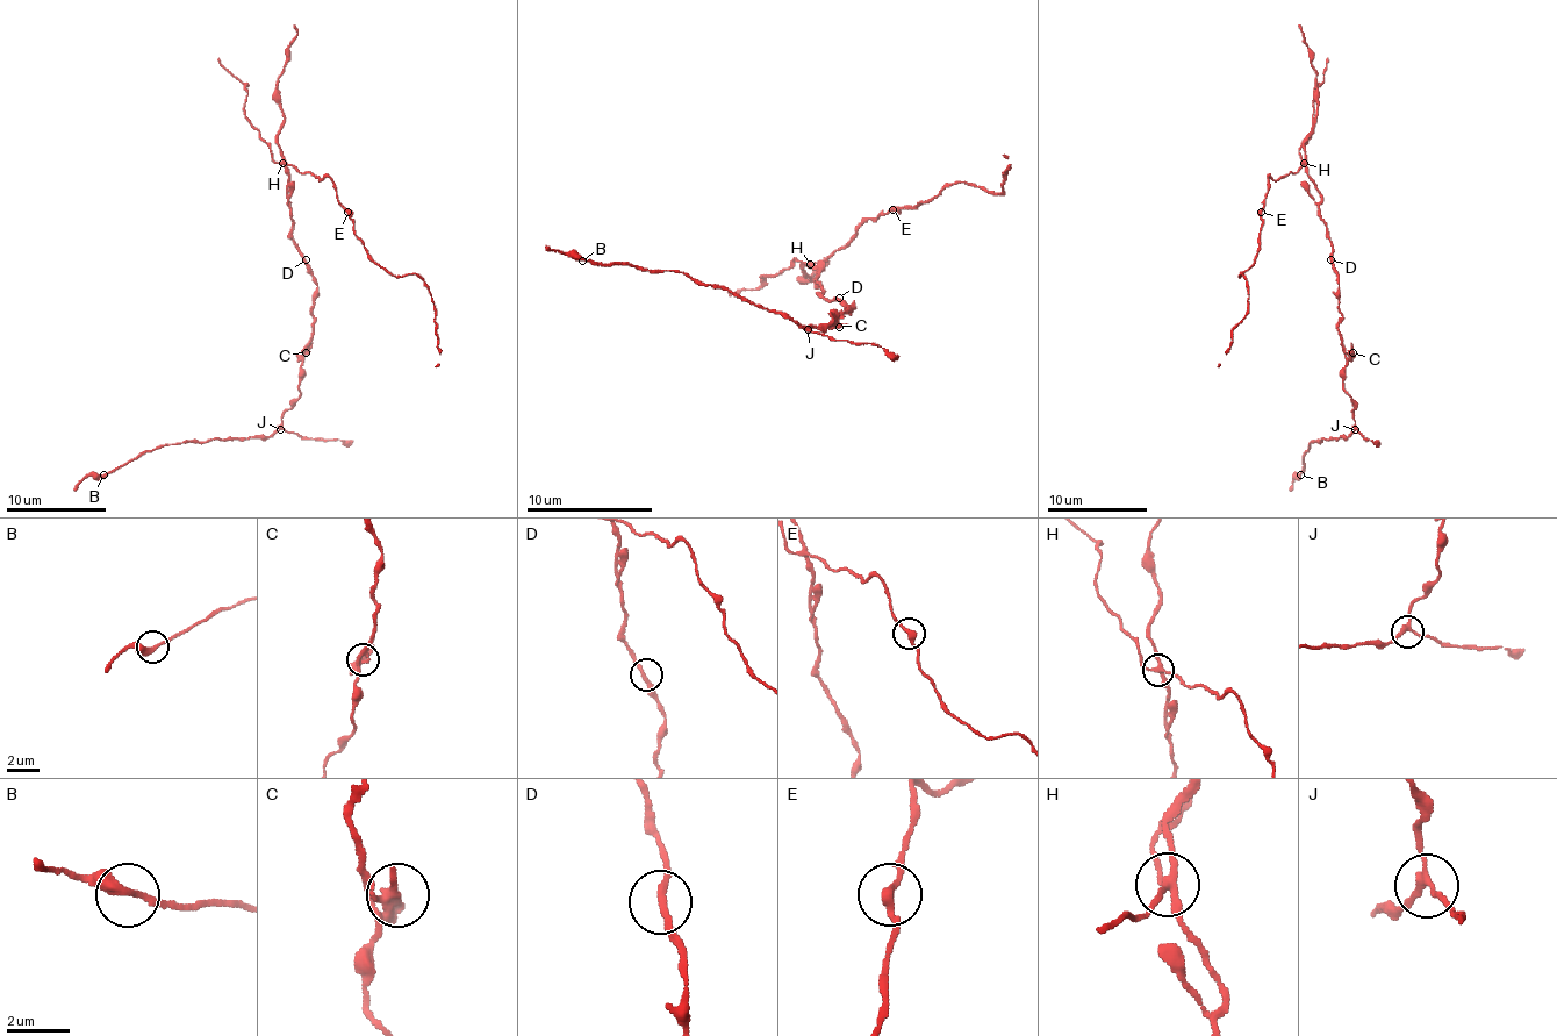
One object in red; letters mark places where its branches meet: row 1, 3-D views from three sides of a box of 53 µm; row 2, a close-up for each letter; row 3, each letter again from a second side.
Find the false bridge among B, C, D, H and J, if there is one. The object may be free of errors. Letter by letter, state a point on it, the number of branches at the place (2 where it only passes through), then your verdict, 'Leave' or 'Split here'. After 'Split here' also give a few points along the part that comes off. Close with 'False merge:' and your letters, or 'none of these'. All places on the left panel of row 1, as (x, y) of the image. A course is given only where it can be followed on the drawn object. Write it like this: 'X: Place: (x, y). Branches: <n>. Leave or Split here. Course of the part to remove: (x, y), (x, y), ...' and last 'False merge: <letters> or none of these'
B: Place: (103, 474). Branches: 2. Leave
C: Place: (306, 352). Branches: 2. Leave
D: Place: (306, 259). Branches: 2. Leave
H: Place: (282, 163). Branches: 4. Split here. Course of the part to remove: (284, 162), (321, 179), (328, 177), (366, 252), (397, 277), (416, 274), (428, 290), (440, 355), (436, 368)
J: Place: (280, 429). Branches: 3. Leave
False merge: H

